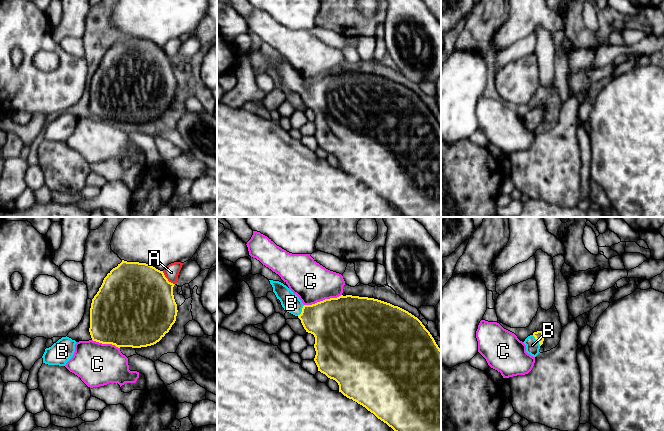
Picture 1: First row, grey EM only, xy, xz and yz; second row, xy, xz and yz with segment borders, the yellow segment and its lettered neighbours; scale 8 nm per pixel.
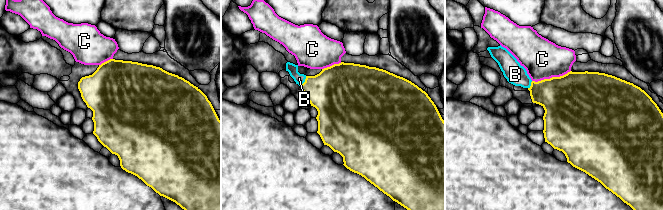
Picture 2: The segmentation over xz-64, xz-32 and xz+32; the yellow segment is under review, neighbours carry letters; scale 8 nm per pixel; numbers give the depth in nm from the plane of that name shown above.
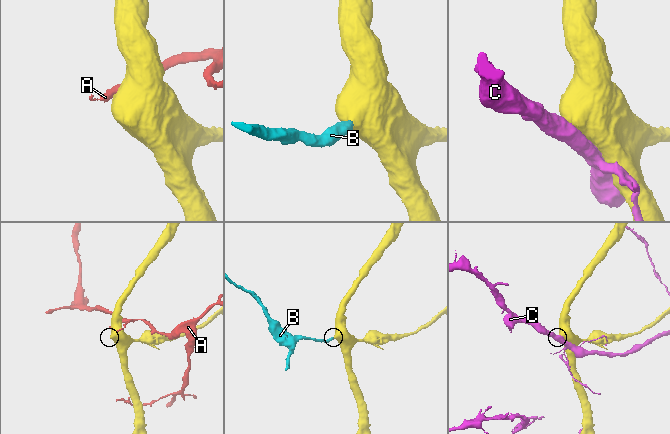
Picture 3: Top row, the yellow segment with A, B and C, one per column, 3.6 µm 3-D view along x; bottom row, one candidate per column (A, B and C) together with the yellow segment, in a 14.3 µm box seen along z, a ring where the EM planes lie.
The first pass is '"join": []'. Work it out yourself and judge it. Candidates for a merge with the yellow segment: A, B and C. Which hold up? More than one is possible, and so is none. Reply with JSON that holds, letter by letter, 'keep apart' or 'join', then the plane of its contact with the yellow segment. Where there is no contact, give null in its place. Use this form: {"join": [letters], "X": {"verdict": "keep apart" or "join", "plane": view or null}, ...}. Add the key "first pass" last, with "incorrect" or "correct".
{"join": ["B"], "A": {"verdict": "keep apart", "plane": "xy"}, "B": {"verdict": "join", "plane": "xz"}, "C": {"verdict": "keep apart", "plane": "xz"}, "first pass": "incorrect"}

